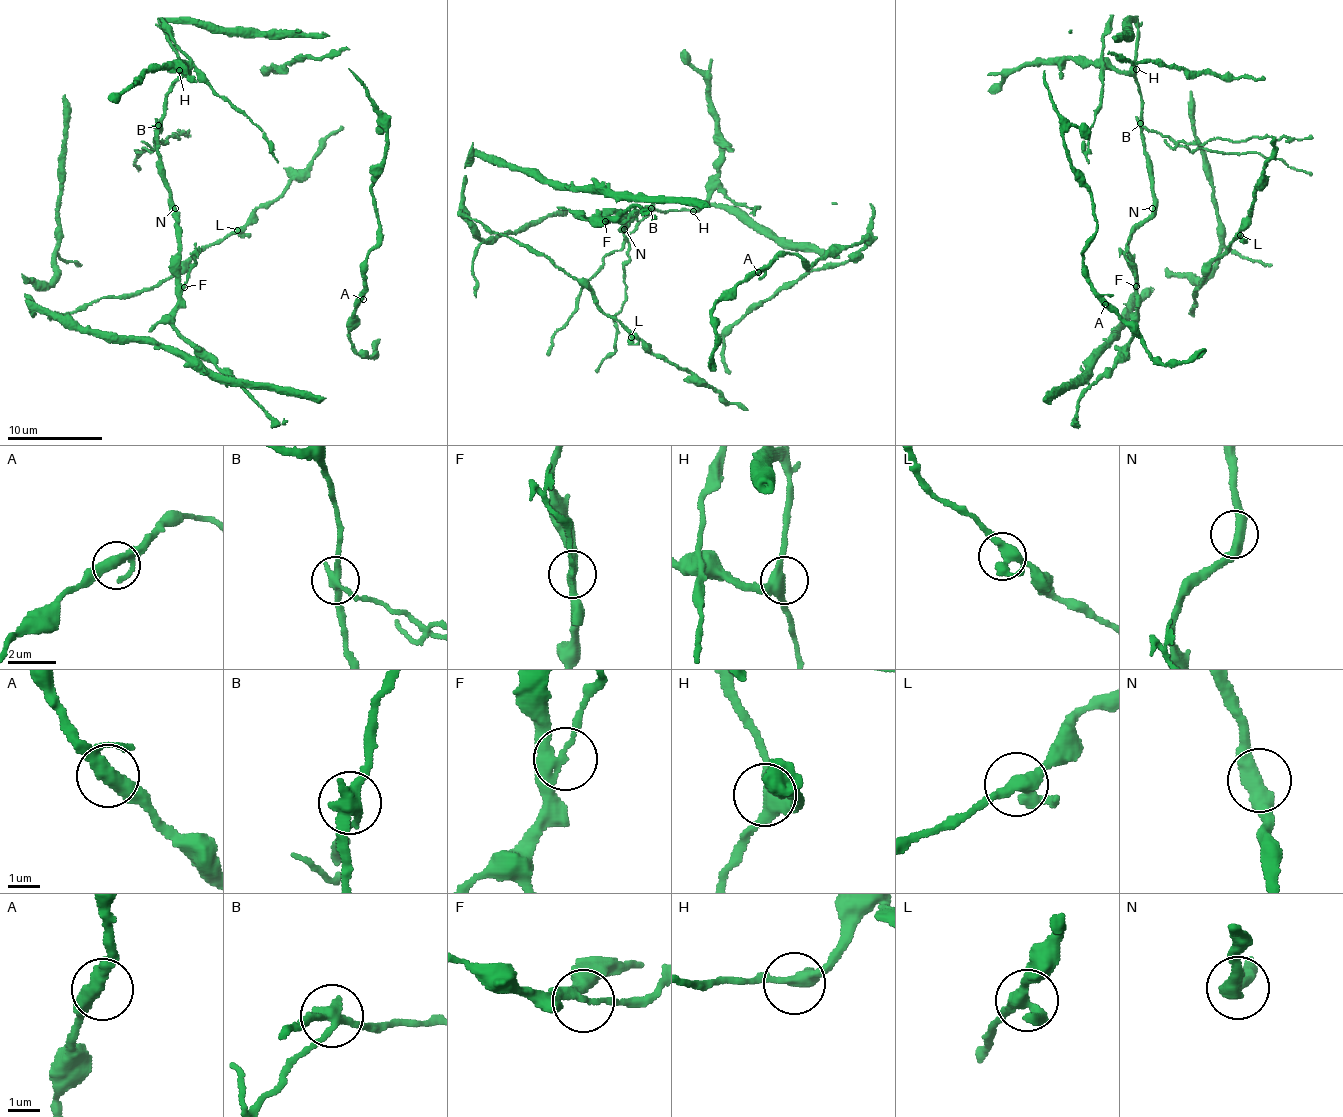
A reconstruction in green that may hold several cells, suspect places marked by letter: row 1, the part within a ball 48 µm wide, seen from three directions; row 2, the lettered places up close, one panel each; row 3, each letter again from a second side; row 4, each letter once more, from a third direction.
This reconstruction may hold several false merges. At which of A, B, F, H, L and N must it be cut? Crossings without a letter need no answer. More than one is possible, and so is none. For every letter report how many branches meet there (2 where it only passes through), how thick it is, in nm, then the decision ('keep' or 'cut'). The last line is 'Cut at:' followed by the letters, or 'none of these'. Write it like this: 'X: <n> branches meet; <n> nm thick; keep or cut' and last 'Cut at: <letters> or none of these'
A: 3 branches meet; 340 nm thick; keep
B: 3 branches meet; 320 nm thick; cut
F: 3 branches meet; 260 nm thick; cut
H: 3 branches meet; 360 nm thick; keep
L: 3 branches meet; 360 nm thick; keep
N: 2 branches meet; 440 nm thick; keep
Cut at: B, F

